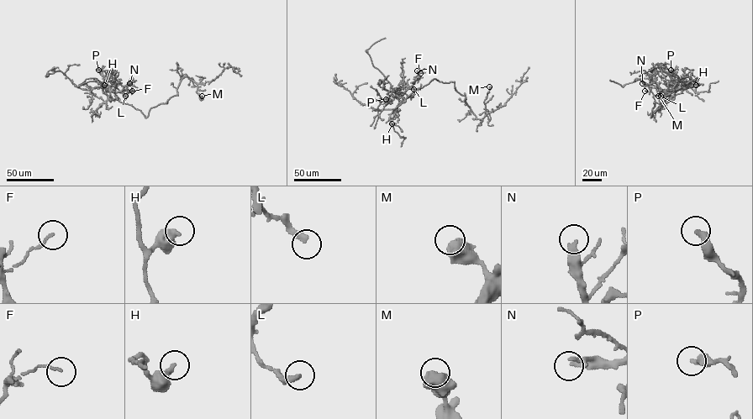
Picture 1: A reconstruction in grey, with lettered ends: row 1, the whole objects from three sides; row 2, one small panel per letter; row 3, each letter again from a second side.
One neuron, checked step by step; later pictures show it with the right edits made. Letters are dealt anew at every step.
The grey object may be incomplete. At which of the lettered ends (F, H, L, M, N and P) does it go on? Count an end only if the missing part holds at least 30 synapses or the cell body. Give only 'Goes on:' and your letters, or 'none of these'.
Goes on: N, P

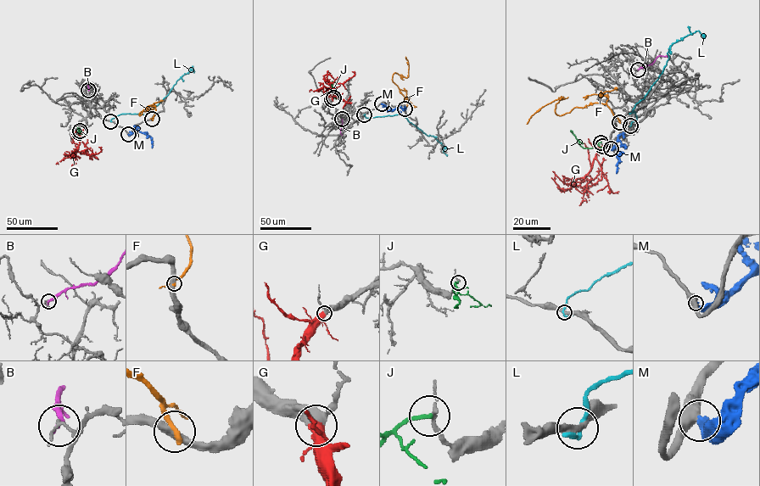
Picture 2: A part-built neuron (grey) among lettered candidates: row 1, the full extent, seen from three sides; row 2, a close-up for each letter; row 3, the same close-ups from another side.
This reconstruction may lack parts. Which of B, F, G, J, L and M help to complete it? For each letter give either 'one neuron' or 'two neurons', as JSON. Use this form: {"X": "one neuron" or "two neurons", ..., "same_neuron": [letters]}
{"B": "two neurons", "F": "two neurons", "G": "one neuron", "J": "two neurons", "L": "two neurons", "M": "two neurons", "same_neuron": ["G"]}

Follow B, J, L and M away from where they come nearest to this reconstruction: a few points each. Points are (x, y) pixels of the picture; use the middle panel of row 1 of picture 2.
B: (342, 119), (342, 135)
J: (333, 97), (332, 83), (331, 88)
L: (364, 114), (368, 118), (402, 115), (426, 134), (433, 136), (443, 145), (443, 152), (447, 155)
M: (381, 103), (393, 109), (397, 107), (404, 109), (405, 107)

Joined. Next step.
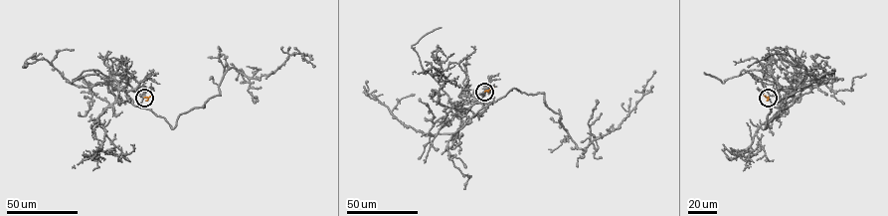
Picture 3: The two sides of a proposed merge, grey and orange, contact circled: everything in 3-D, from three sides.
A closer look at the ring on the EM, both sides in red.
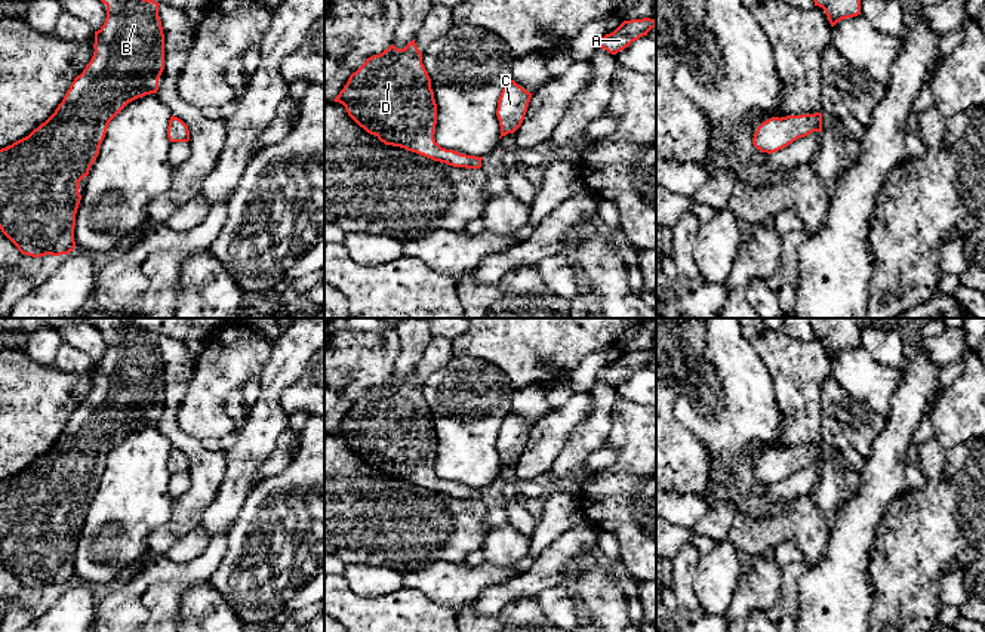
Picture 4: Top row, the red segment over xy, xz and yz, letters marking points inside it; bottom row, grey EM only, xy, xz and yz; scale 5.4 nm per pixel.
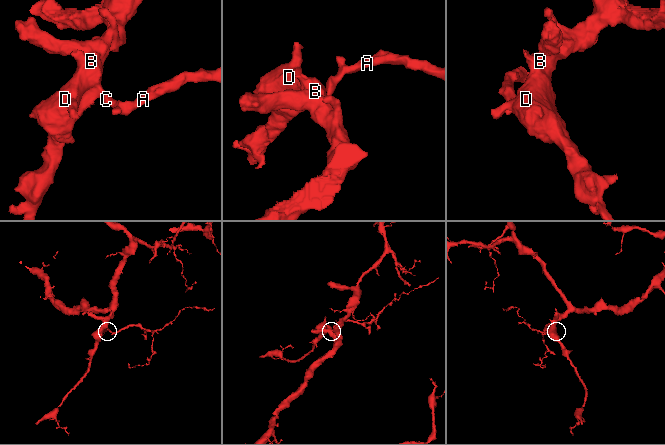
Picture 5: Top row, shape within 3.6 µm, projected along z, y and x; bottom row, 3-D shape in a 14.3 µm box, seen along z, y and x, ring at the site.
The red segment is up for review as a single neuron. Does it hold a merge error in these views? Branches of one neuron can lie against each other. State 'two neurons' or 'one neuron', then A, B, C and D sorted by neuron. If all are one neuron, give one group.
one neuron | A B C D

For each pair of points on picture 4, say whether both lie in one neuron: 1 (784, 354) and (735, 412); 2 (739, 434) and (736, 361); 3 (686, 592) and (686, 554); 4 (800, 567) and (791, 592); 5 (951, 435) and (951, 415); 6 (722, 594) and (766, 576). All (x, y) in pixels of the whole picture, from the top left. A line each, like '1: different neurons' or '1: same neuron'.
1: different neurons
2: same neuron
3: same neuron
4: same neuron
5: same neuron
6: different neurons

